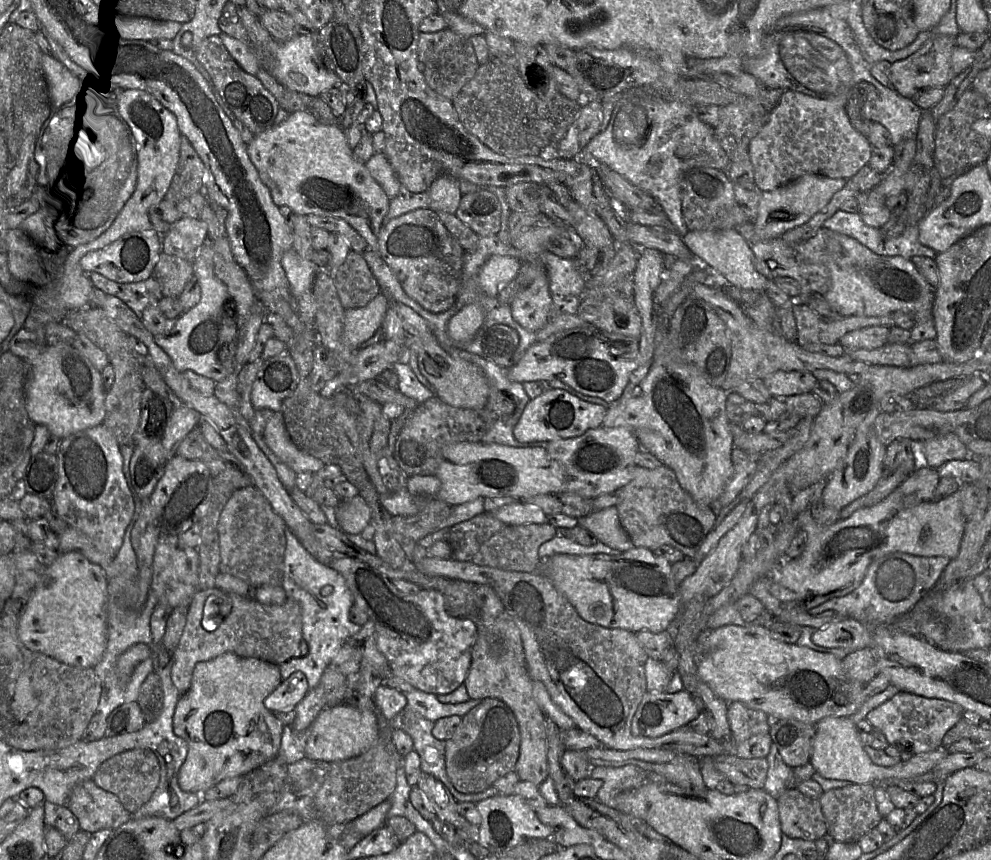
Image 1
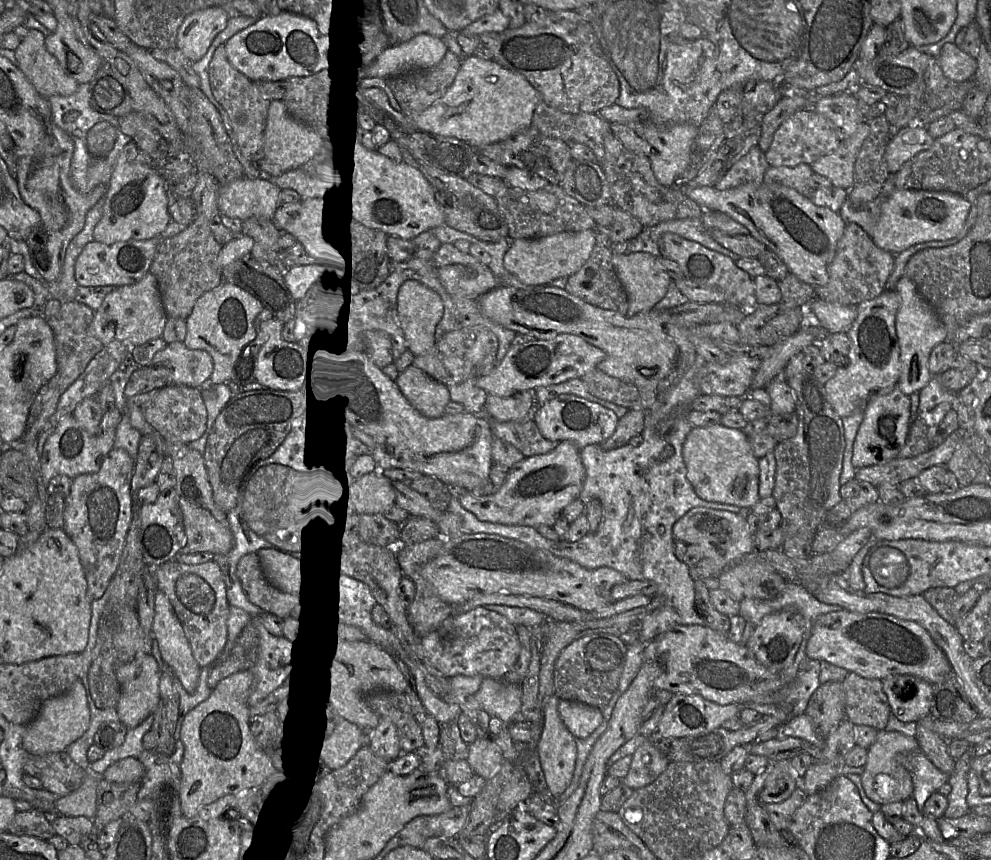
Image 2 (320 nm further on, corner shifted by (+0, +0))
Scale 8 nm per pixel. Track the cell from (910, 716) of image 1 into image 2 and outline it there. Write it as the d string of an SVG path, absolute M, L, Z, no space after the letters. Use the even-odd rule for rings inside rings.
M908 674L881 680L891 713L902 722L918 722L931 713L933 685Z

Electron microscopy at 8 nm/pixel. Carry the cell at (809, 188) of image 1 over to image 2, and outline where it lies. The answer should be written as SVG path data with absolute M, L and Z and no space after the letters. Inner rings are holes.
M800 163L793 167L771 166L764 175L764 183L780 183L811 198L813 189L810 186L810 178L813 173L810 164L806 163Z

